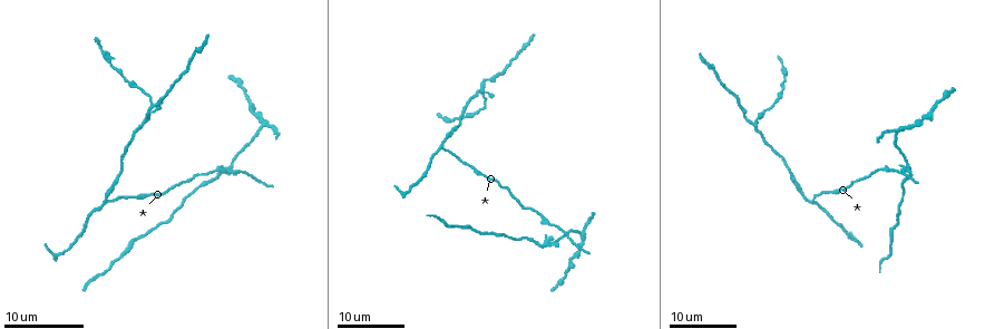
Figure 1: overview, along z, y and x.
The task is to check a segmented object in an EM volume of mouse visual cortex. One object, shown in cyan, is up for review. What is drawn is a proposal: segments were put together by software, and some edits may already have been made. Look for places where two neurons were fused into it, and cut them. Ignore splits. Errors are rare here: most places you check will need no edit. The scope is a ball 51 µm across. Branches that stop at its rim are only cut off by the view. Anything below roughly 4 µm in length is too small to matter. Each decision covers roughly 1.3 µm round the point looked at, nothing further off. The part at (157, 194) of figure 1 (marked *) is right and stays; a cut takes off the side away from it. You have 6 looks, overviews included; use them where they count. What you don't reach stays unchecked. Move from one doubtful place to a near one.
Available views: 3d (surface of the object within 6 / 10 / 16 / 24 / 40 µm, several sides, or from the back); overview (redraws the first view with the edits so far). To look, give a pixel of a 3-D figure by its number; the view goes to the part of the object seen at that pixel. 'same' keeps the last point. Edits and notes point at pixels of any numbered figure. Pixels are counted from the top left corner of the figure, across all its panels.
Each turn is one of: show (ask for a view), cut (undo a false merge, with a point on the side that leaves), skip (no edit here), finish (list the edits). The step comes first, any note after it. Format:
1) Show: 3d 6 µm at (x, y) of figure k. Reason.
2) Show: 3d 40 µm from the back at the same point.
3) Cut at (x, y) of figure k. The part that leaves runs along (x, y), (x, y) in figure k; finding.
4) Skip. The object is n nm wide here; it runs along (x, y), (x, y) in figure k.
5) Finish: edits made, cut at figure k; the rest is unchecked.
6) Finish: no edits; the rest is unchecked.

Show: 3d 24 µm at (148, 116) of figure 1. Arms run side by side.

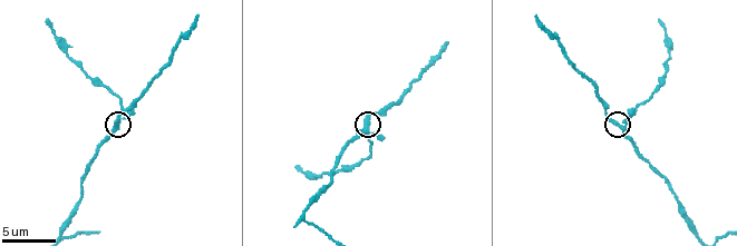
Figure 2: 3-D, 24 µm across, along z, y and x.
Show: 3d 6 µm at (618, 125) of figure 2.

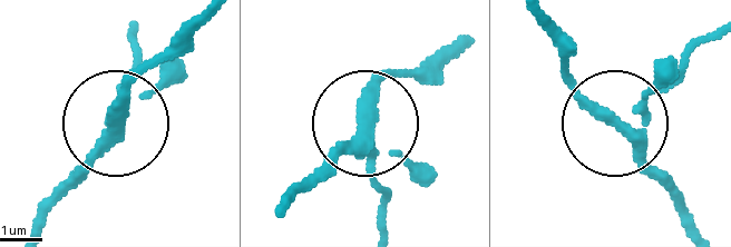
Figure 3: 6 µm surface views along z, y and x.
Cut at (389, 190) of figure 3. 4 arms meet here; a second neuron is stuck on.

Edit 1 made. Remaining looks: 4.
Show: 3d 10 µm at (301, 216) of figure 2. A fork.

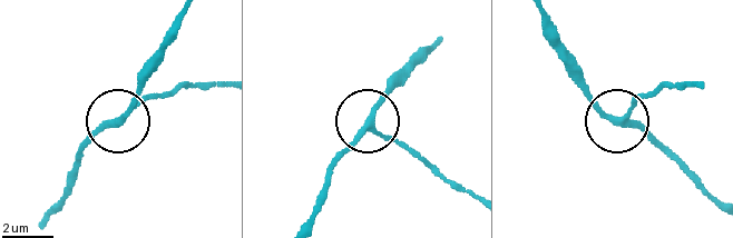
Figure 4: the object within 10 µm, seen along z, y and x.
Skip. The object is 220 nm wide here; it runs along (222, 85), (184, 85), (146, 101), (77, 152) in figure 4; all the same neuron.

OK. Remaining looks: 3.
Show: 3d 24 µm at (549, 246) of figure 1. Looks like a crossing.

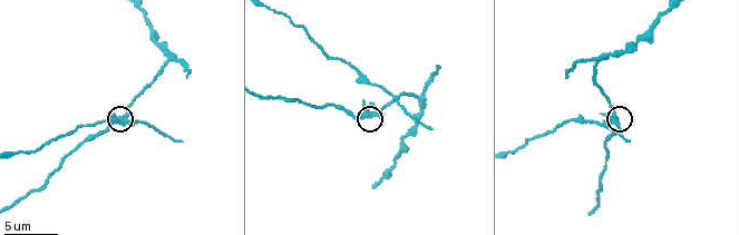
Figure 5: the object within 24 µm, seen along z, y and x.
Show: 3d 6 µm at (367, 116) of figure 5.

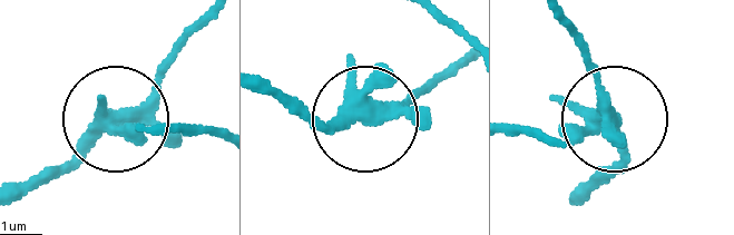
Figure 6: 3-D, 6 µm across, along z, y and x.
Skip. All the same neuron.

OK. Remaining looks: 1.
Finish: edits made, cut at figure 3; the rest is unchecked.

